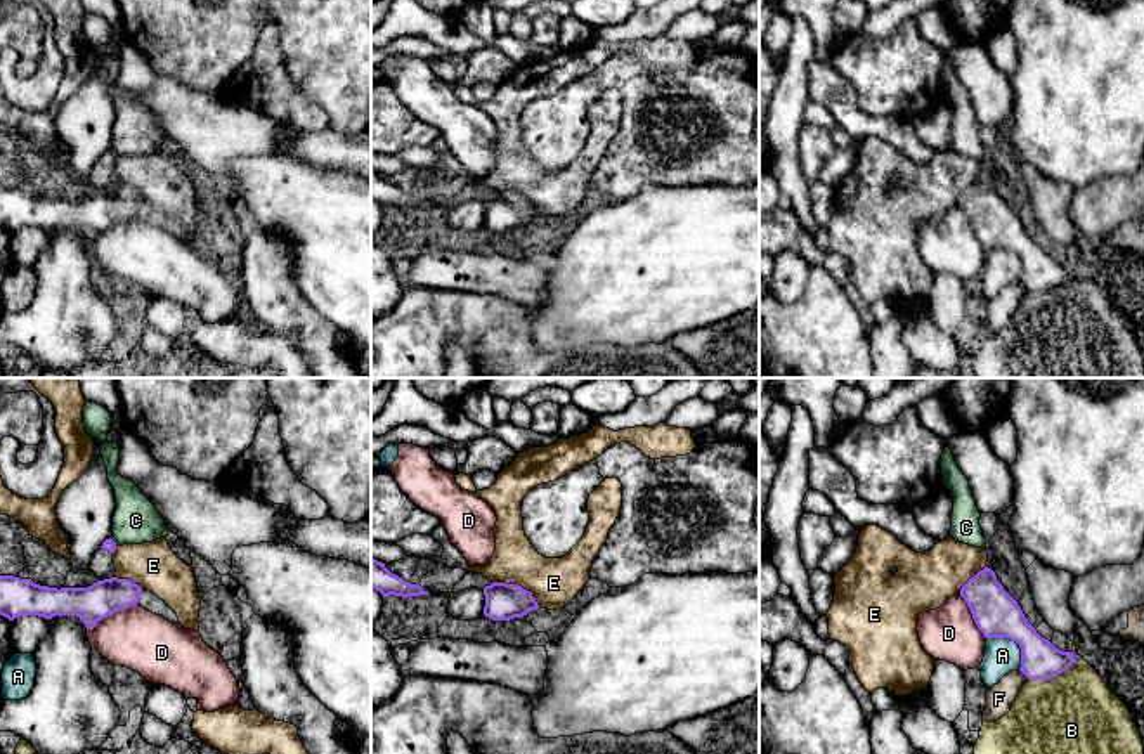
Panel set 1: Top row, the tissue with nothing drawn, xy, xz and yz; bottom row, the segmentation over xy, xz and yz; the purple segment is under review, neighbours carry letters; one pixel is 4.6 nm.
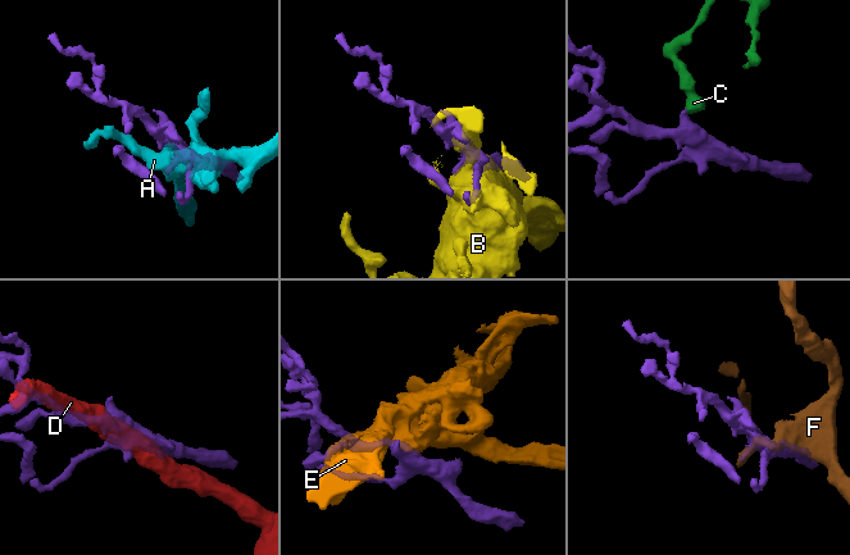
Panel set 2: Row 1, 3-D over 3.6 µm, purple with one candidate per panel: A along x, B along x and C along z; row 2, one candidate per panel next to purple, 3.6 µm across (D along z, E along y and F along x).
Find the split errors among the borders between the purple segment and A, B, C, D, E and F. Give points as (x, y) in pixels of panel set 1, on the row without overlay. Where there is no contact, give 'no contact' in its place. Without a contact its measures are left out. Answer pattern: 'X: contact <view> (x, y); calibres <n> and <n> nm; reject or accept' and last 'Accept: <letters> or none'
A: contact yz (1014, 252); calibres 220 and 160 nm; reject
B: contact yz (1051, 288); calibres 180 and 480 nm; reject
C: contact xy (113, 153); calibres 60 and 220 nm; reject
D: contact xy (111, 224); calibres 170 and 280 nm; reject
E: contact xz (517, 196); calibres 170 and 220 nm; reject
F: contact yz (1025, 286); calibres 180 and 130 nm; reject
Accept: none

